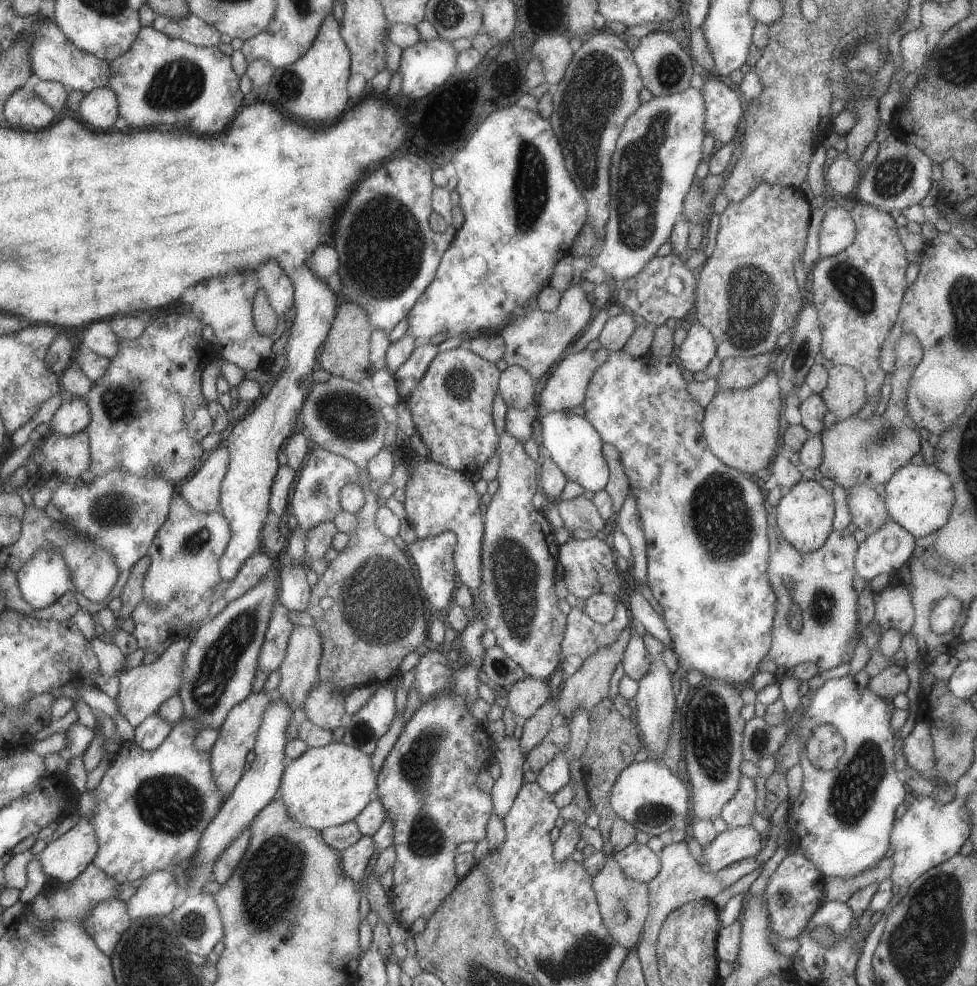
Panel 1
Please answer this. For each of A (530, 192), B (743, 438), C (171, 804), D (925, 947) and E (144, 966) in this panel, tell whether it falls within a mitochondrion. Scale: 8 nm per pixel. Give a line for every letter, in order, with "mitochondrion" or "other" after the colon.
A: mitochondrion
B: other
C: mitochondrion
D: mitochondrion
E: mitochondrion

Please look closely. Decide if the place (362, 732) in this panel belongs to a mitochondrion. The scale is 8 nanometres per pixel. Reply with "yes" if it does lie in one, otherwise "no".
yes

